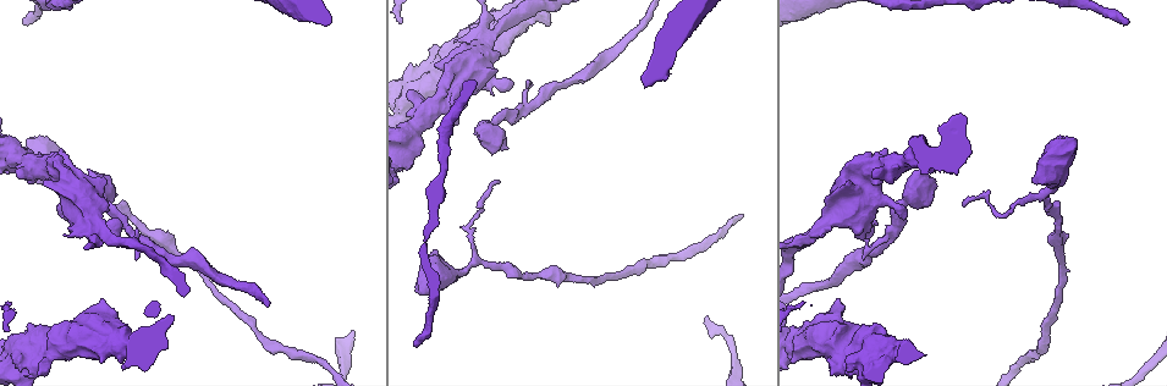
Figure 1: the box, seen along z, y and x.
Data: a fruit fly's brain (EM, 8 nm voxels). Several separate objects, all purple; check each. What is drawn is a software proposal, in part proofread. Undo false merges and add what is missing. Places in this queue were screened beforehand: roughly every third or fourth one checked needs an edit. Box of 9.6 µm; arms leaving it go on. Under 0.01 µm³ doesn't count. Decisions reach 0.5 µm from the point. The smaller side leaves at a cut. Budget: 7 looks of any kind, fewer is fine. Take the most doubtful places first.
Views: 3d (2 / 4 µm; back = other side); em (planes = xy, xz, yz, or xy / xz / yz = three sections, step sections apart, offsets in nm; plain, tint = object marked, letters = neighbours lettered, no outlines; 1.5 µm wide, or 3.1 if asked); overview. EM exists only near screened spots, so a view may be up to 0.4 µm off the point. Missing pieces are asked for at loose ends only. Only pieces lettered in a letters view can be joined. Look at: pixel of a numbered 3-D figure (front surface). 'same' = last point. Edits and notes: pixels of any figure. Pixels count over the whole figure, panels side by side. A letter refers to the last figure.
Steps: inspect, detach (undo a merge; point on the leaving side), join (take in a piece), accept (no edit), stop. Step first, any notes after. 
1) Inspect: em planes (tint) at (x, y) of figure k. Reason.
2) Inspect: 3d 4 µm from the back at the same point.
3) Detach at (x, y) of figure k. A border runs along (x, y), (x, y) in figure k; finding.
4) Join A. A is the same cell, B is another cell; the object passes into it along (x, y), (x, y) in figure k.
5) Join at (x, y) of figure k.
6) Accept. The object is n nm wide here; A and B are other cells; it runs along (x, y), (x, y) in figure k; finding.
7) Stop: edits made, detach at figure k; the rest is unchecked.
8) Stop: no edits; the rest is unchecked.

Inspect: 3d 4 µm at (25, 22) of figure 1. An open end.

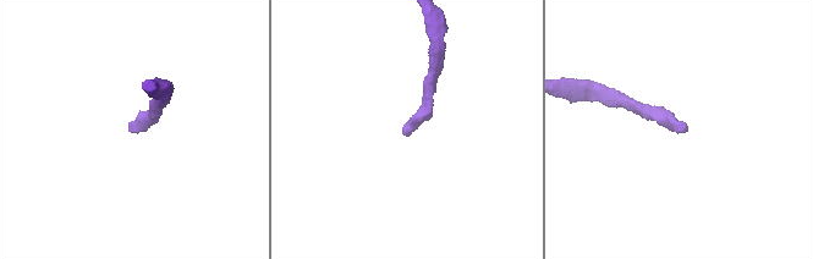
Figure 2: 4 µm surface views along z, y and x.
Inspect: em planes (letters) at (132, 130) of figure 2.

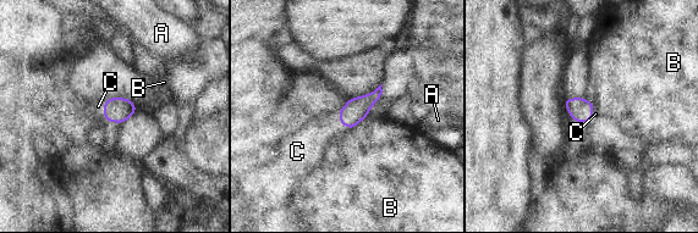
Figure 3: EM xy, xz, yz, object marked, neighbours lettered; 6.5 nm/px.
Join C. The longest contact is with B, 140 nm; C is the same cell, A and B are other cells; the object passes into it along (357, 109), (340, 122), (308, 143) in figure 3; it goes on there.

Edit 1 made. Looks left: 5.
Inspect: overview.

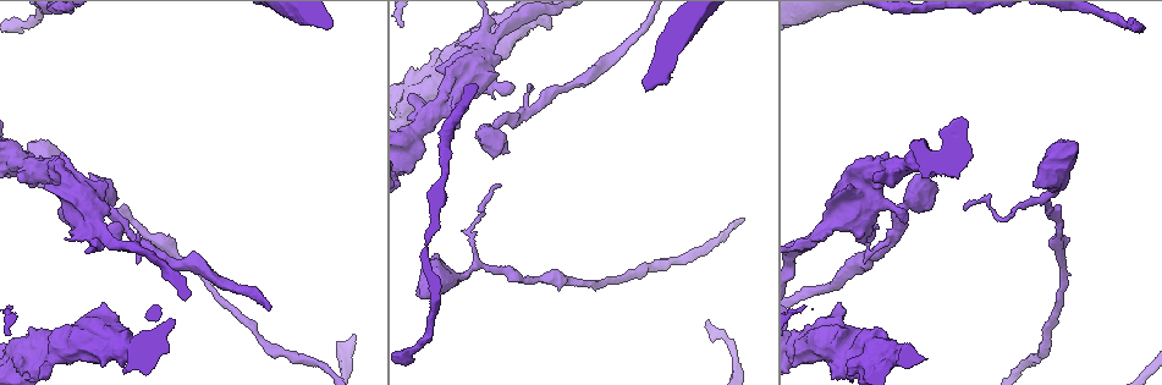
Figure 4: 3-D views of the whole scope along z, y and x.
Inspect: em xy step 4 (letters) at (94, 229) of figure 4. Thin arm on a thick one.

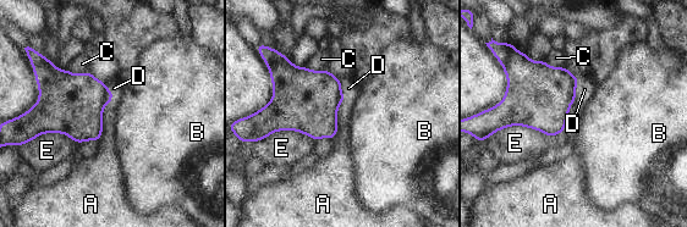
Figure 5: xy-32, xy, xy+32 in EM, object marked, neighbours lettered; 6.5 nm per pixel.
Accept. The object is 400 nm wide here; A, B, C, D and E are other cells; a border runs along (550, 137), (506, 126), (485, 140) in figure 5; continuous, no second neuron.

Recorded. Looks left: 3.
Inspect: 3d 4 µm at (909, 203) of figure 4. Sudden change in width.

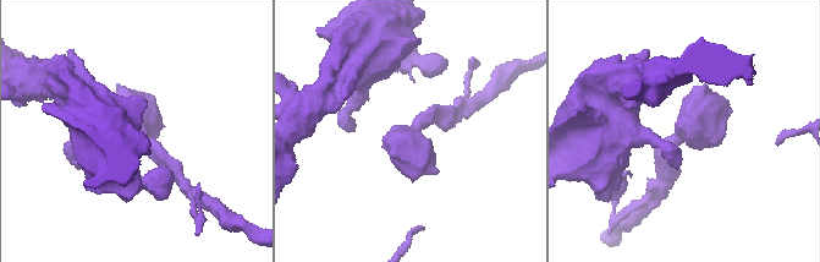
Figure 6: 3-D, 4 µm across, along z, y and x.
Inspect: em planes (tint) at (416, 132) of figure 6. Shape alone is not enough.

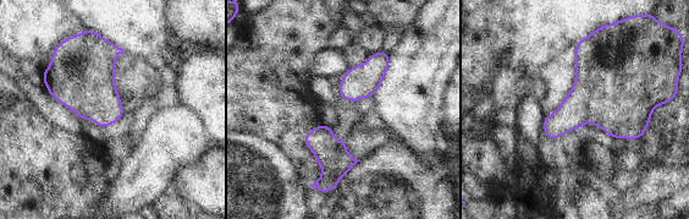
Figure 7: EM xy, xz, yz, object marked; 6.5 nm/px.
Inspect: em planes (letters) at the same point.

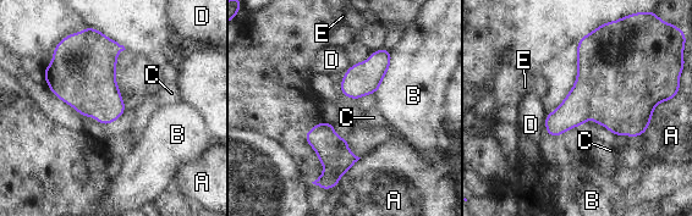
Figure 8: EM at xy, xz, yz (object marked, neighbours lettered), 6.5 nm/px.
Accept. A, B, C, D and E are other cells; a border runs along (547, 115), (544, 127) in figure 8; continuous, no second neuron.

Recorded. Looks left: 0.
Stop: edits made, join at figure 3; the rest is unchecked.

